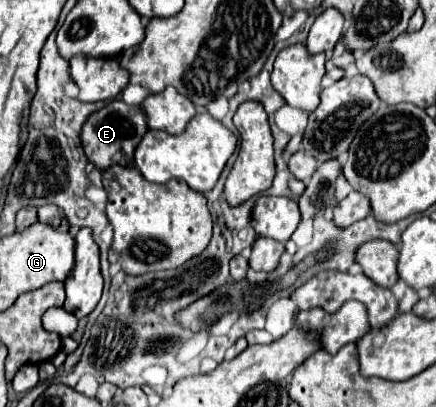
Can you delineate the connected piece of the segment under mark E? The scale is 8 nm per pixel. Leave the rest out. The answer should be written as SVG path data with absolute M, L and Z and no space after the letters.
M114 99L108 105L104 105L100 111L88 117L88 121L82 127L82 145L86 151L86 157L94 167L108 169L112 165L122 167L134 167L134 149L148 131L148 121L144 119L142 107L130 107L122 99Z

